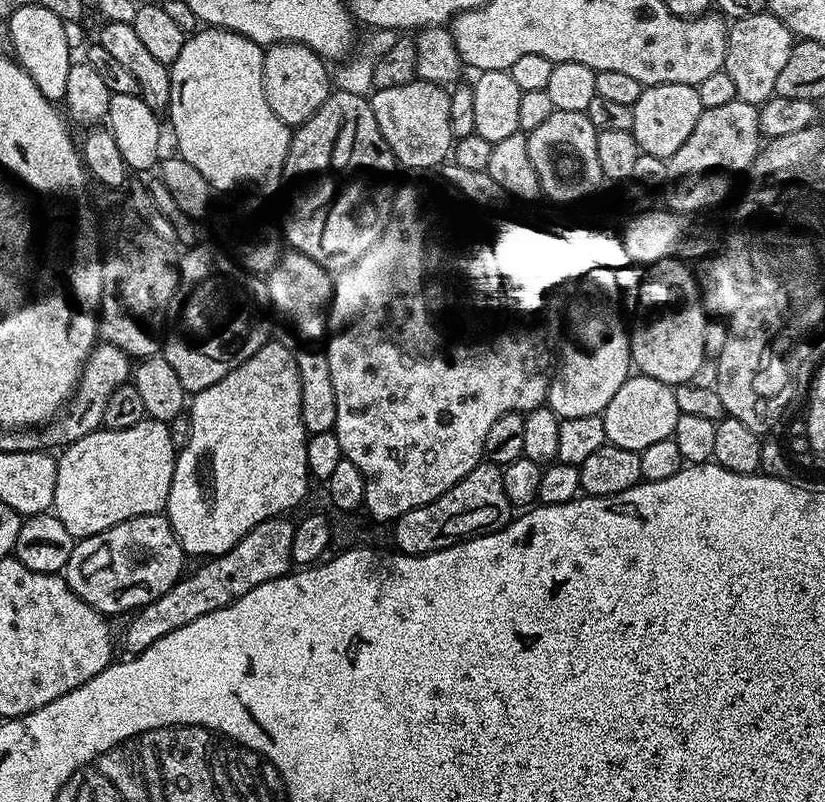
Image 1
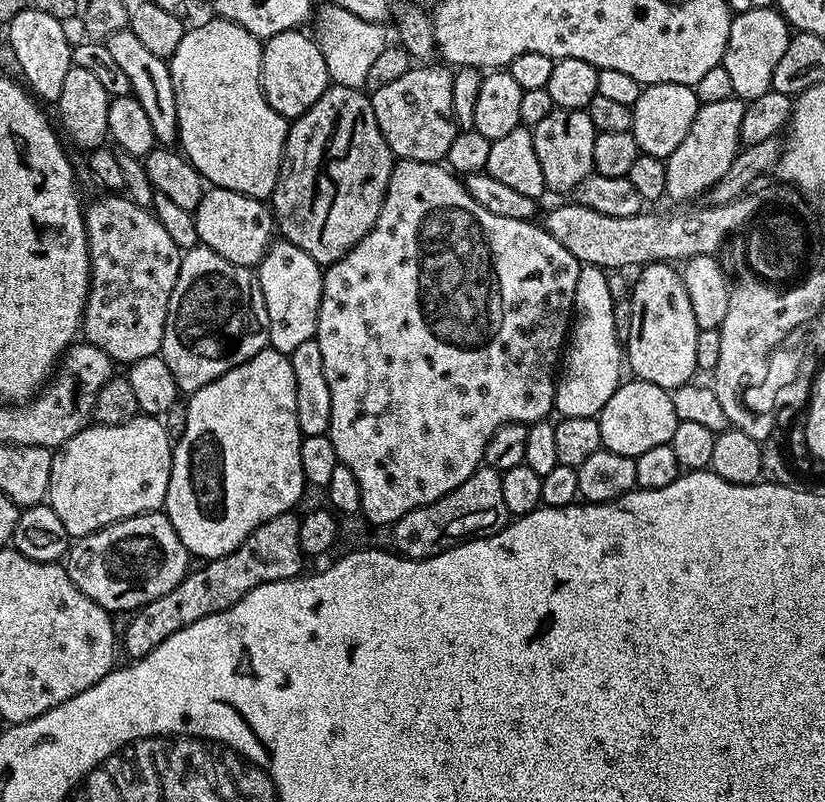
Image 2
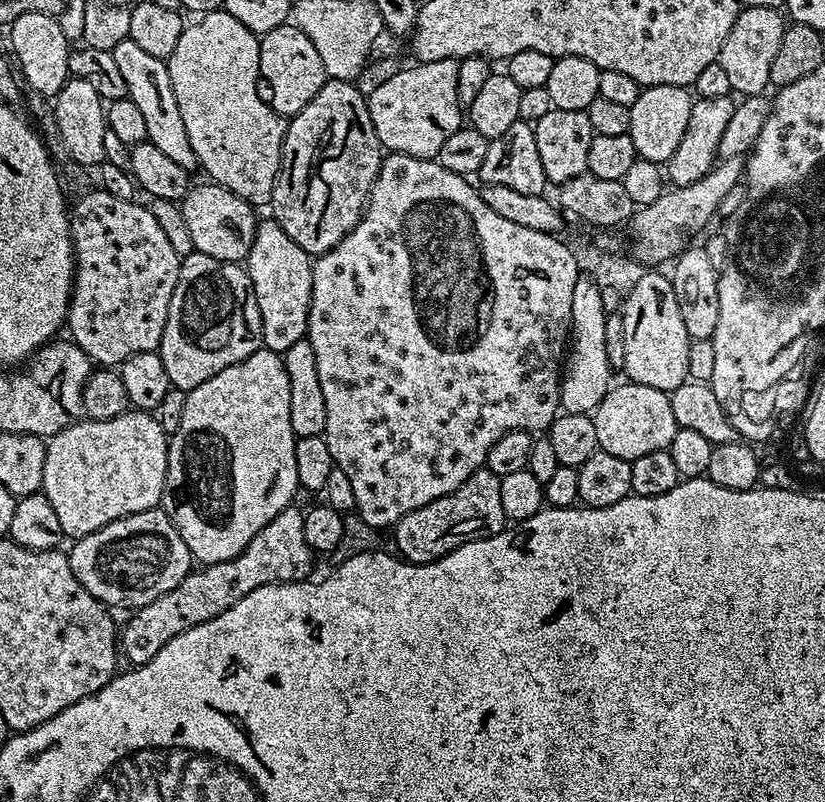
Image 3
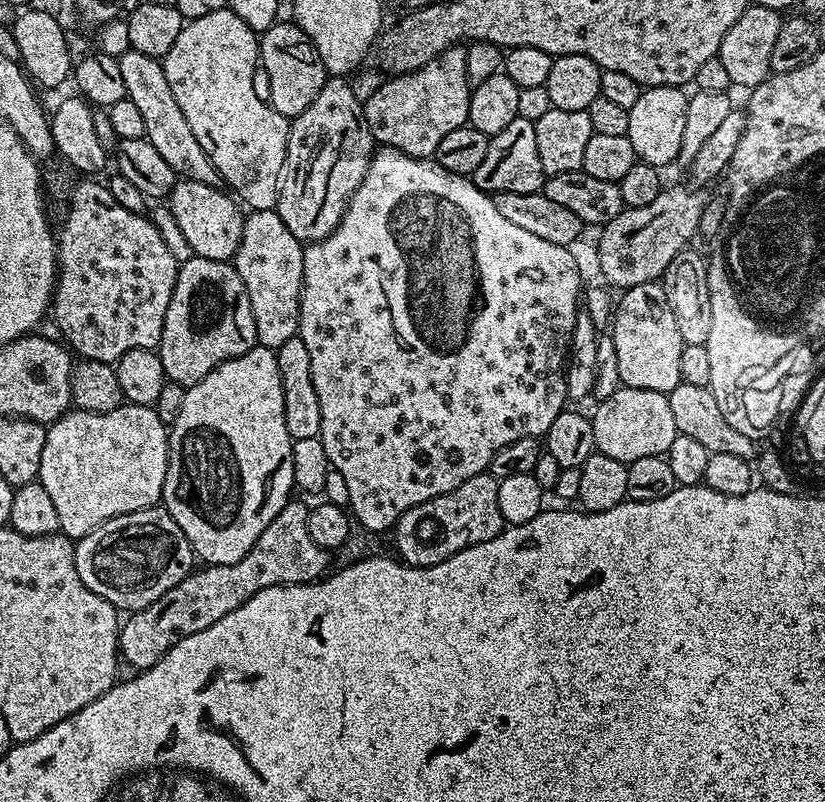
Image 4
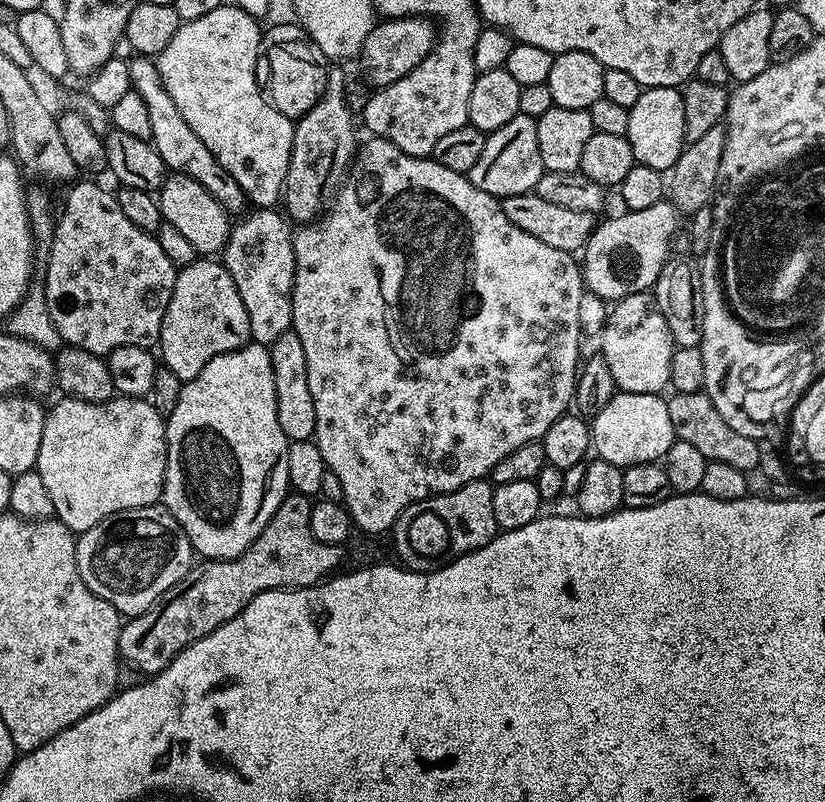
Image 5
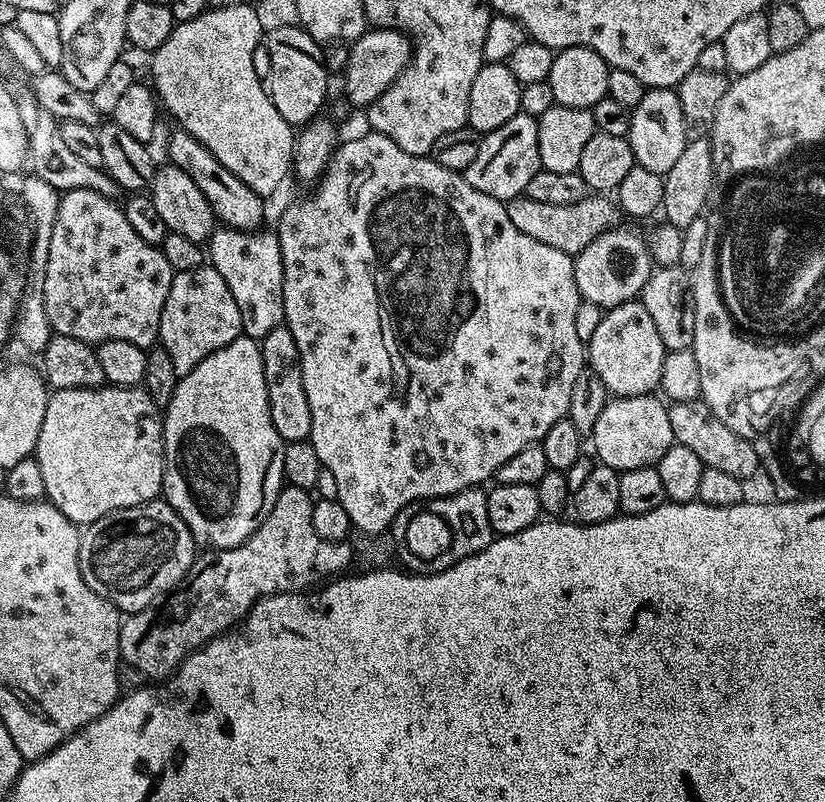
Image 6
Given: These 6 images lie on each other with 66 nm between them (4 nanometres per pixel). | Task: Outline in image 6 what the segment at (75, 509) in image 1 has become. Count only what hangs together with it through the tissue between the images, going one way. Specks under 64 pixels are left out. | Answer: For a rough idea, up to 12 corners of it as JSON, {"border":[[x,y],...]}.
{"border":[[143,387],[55,389],[34,453],[77,526],[164,487]]}

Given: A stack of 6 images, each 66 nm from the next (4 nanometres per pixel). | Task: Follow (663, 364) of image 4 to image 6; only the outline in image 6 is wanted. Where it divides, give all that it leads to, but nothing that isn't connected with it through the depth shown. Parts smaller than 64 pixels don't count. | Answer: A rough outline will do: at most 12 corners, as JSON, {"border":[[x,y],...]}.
{"border":[[635,299],[603,313],[586,360],[613,397],[660,387],[665,351]]}

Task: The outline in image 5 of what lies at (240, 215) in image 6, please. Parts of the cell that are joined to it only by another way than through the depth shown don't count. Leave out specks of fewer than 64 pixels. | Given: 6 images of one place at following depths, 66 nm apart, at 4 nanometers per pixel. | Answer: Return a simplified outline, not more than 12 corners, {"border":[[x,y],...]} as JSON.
{"border":[[155,59],[128,60],[164,165],[194,178],[228,213],[242,186],[186,126]]}

